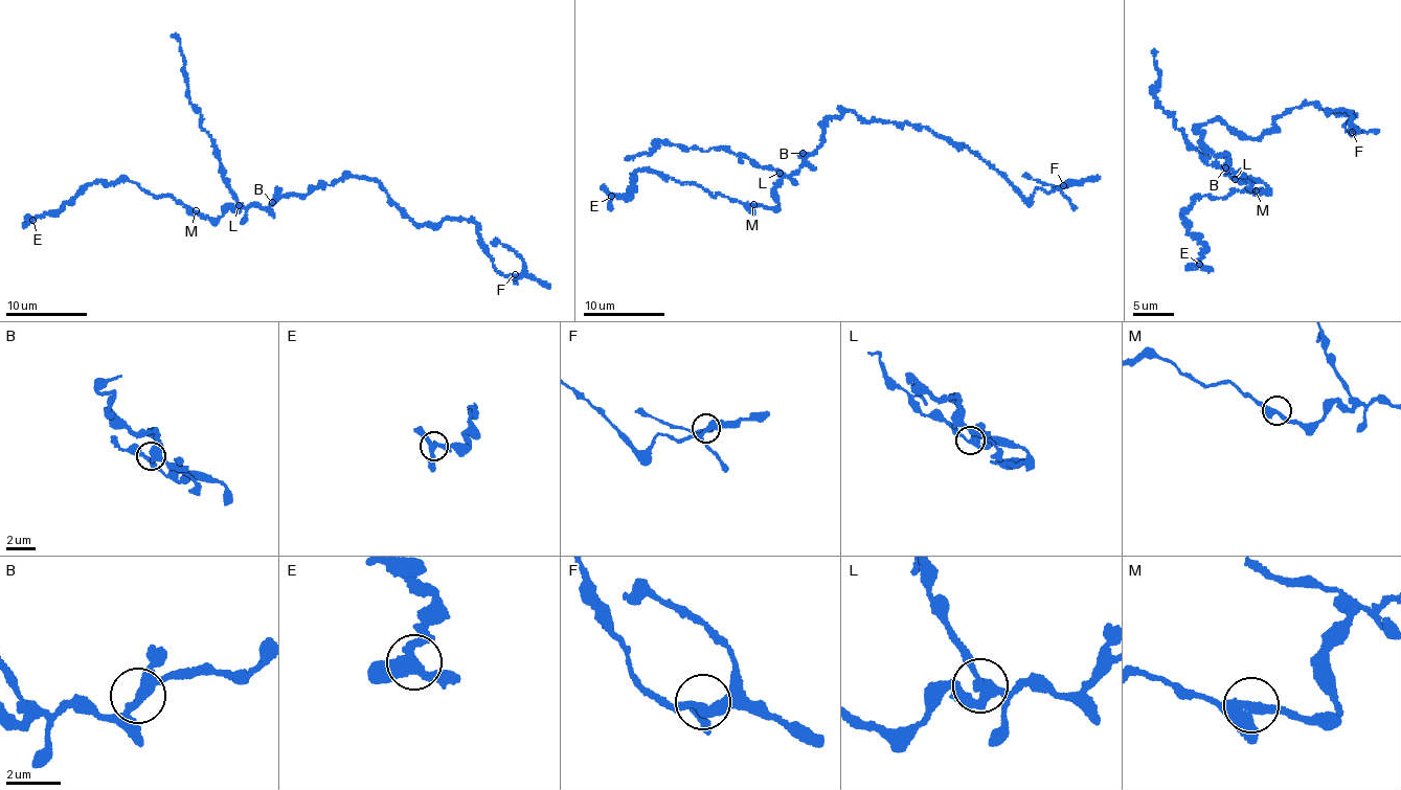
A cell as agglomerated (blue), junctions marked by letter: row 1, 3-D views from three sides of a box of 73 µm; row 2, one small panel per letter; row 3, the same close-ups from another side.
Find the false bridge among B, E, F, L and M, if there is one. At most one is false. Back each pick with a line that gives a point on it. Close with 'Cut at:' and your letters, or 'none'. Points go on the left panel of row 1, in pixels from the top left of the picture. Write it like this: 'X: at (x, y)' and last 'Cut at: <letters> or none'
L: at (239, 205)
Cut at: L

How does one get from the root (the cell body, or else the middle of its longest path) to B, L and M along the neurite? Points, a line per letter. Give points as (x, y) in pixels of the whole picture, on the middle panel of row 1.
B: (826, 126), (825, 142), (812, 153), (803, 153)
L: (826, 126), (825, 142), (810, 153), (805, 162), (791, 175), (778, 173)
M: (826, 126), (825, 142), (791, 175), (782, 178), (782, 184), (775, 188), (777, 207), (753, 204)

